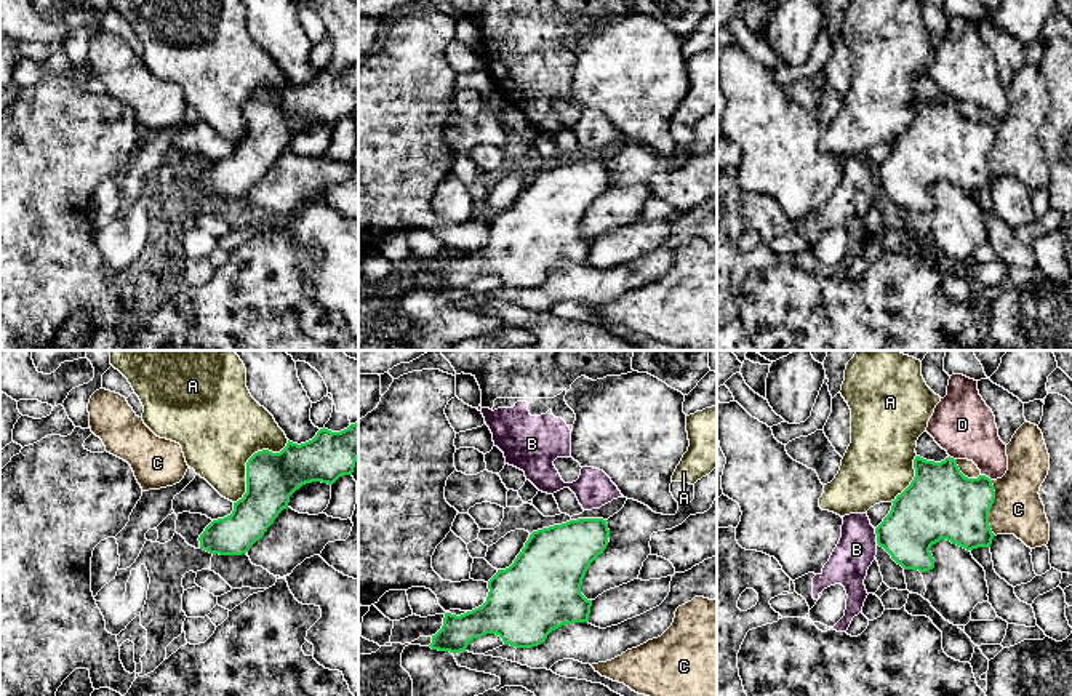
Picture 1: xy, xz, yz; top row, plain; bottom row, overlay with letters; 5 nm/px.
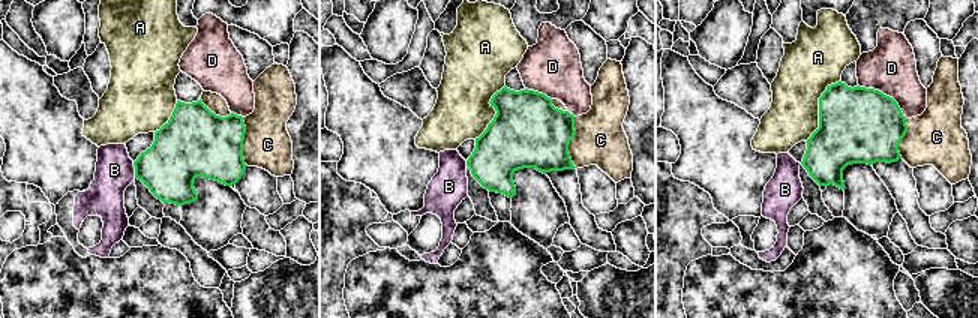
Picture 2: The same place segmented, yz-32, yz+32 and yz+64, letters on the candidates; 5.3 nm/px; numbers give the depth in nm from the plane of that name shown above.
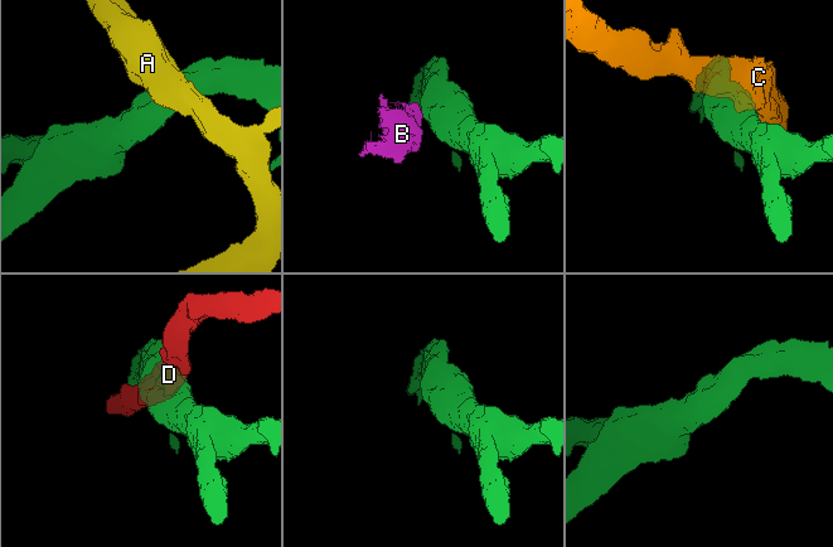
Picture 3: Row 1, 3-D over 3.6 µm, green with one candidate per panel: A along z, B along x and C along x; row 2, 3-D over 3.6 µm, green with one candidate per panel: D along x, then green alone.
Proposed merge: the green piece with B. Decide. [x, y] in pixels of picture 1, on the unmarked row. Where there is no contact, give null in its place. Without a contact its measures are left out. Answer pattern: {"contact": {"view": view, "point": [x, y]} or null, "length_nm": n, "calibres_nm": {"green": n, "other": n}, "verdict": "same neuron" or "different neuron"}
{"contact": {"view": "yz", "point": [877, 178]}, "length_nm": 80, "calibres_nm": {"green": 300, "other": 200}, "verdict": "different neuron"}

